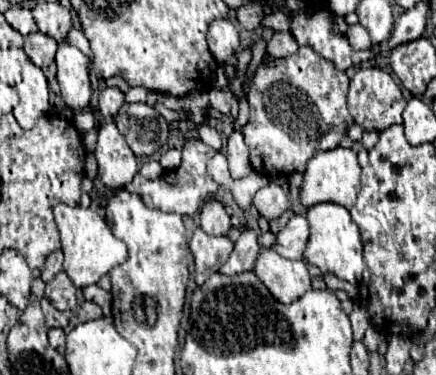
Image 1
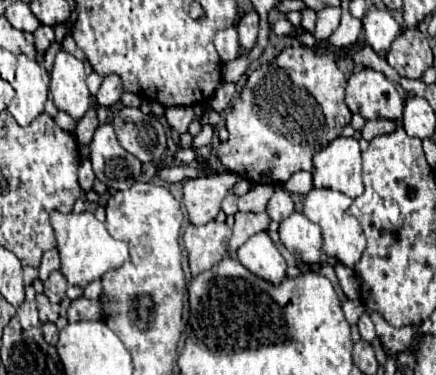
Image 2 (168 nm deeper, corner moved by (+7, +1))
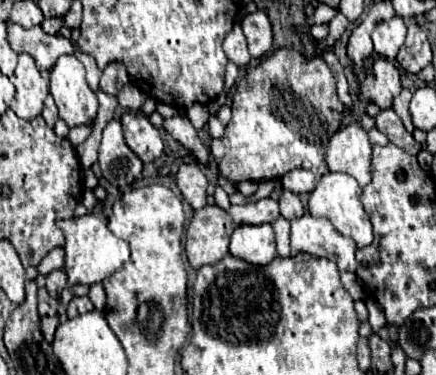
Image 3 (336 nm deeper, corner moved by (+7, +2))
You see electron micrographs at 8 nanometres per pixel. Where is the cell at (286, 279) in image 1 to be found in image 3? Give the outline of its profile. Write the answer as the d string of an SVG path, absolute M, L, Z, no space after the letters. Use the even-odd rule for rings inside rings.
M269 223L261 225L239 225L231 233L229 251L233 257L239 257L253 265L267 265L275 251L275 233Z

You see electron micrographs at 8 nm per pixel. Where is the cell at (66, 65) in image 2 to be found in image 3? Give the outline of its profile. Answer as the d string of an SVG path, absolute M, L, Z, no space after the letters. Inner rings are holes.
M61 55L51 71L51 95L57 103L59 117L69 125L69 127L79 127L79 125L91 125L97 117L97 95L95 91L87 85L85 81L85 67L75 55Z

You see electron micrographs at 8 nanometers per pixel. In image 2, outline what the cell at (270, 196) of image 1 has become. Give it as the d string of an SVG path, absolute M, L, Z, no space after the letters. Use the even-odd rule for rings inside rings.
M275 190L275 194L271 196L269 204L267 204L267 214L271 220L281 222L283 218L287 218L293 212L293 200L289 196L287 190Z

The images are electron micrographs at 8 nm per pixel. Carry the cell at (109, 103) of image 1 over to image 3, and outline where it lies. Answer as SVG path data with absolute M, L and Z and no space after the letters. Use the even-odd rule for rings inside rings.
M113 61L103 69L99 87L109 95L117 95L125 83L129 83L129 73L127 73L125 65L121 61Z

